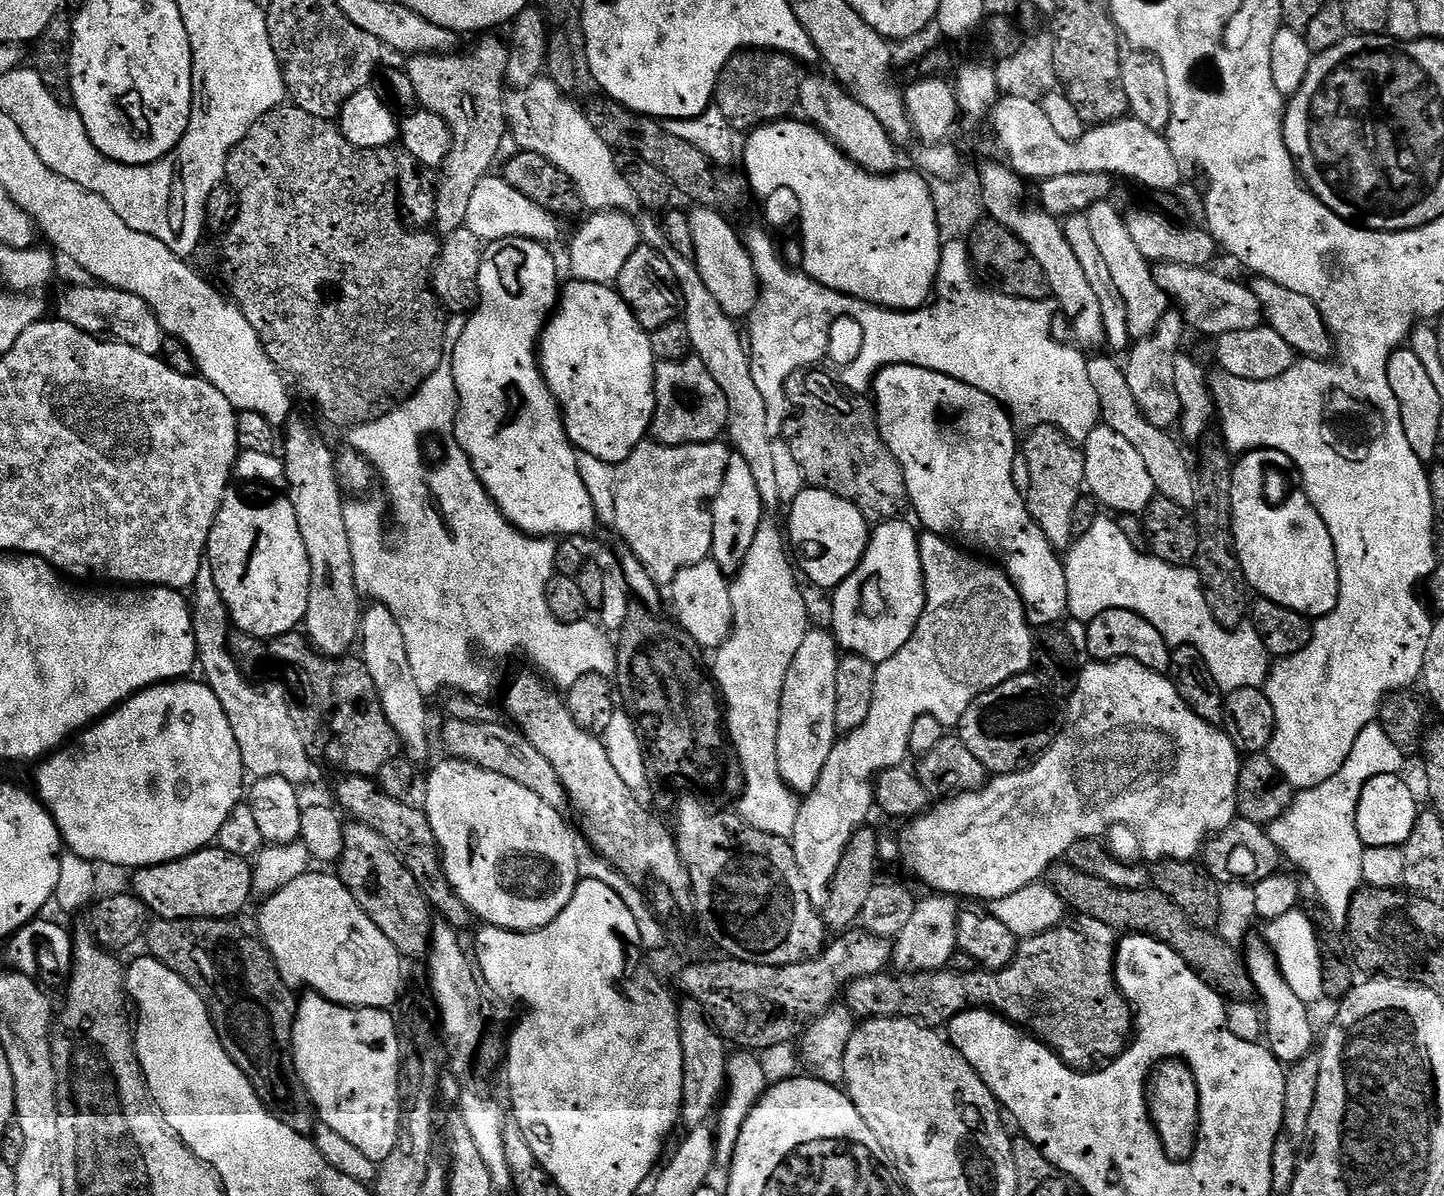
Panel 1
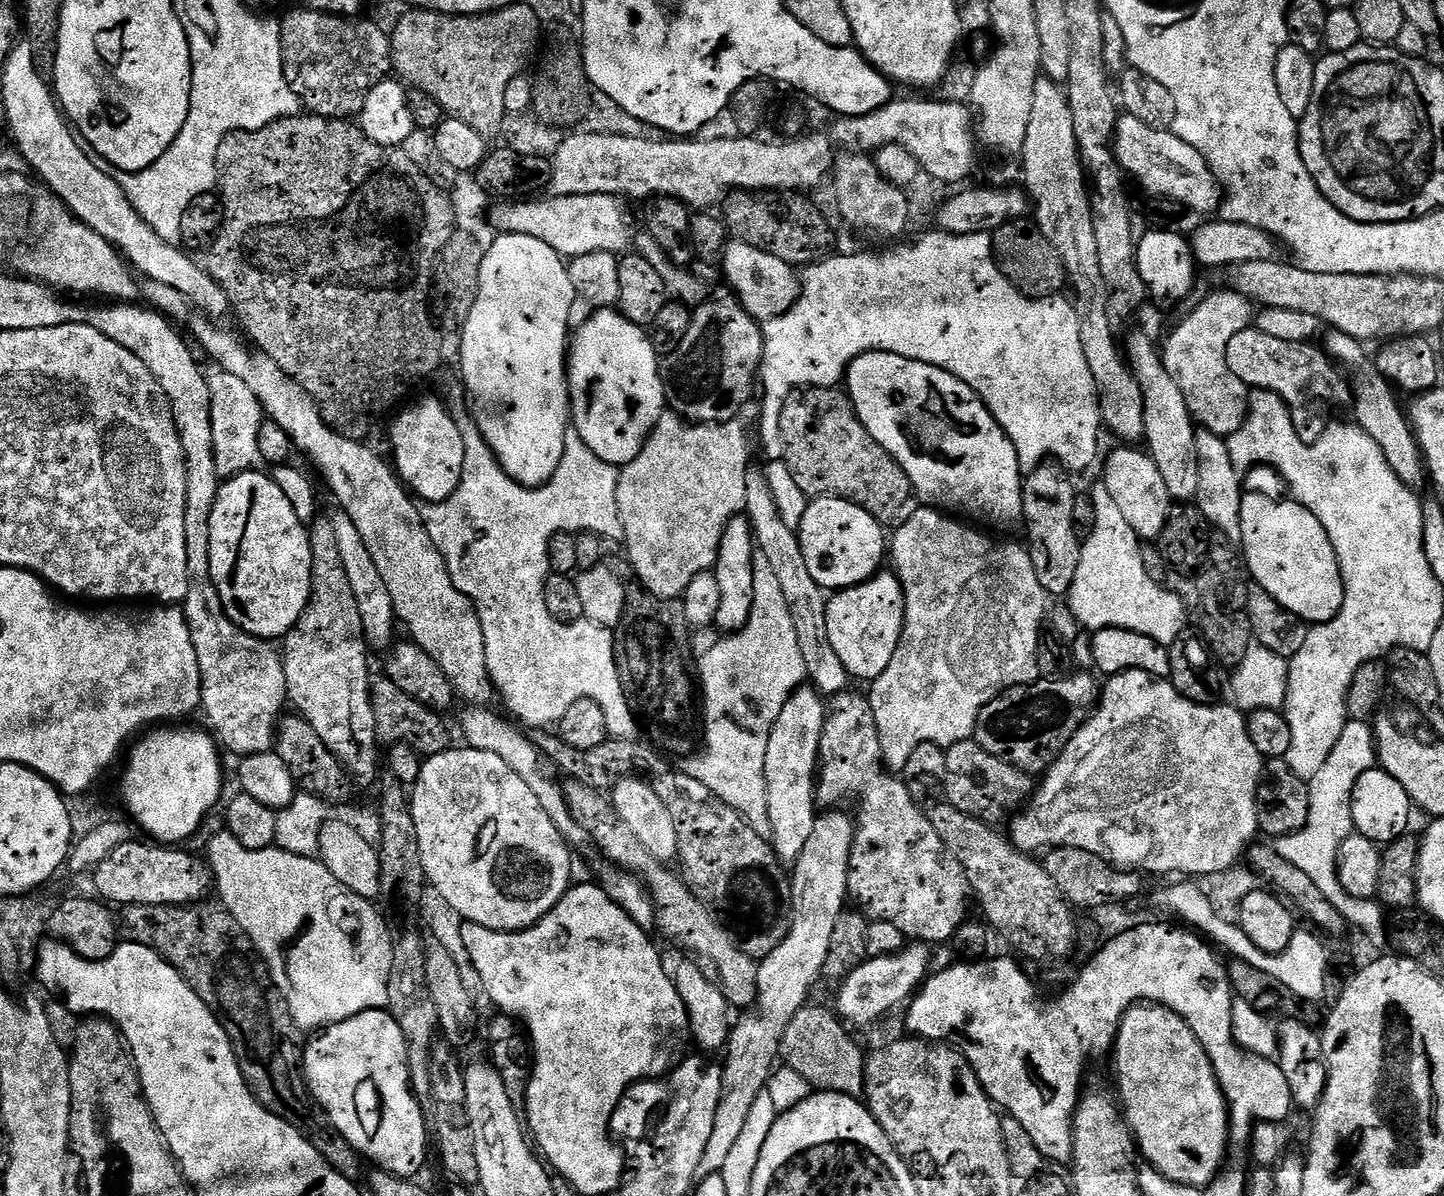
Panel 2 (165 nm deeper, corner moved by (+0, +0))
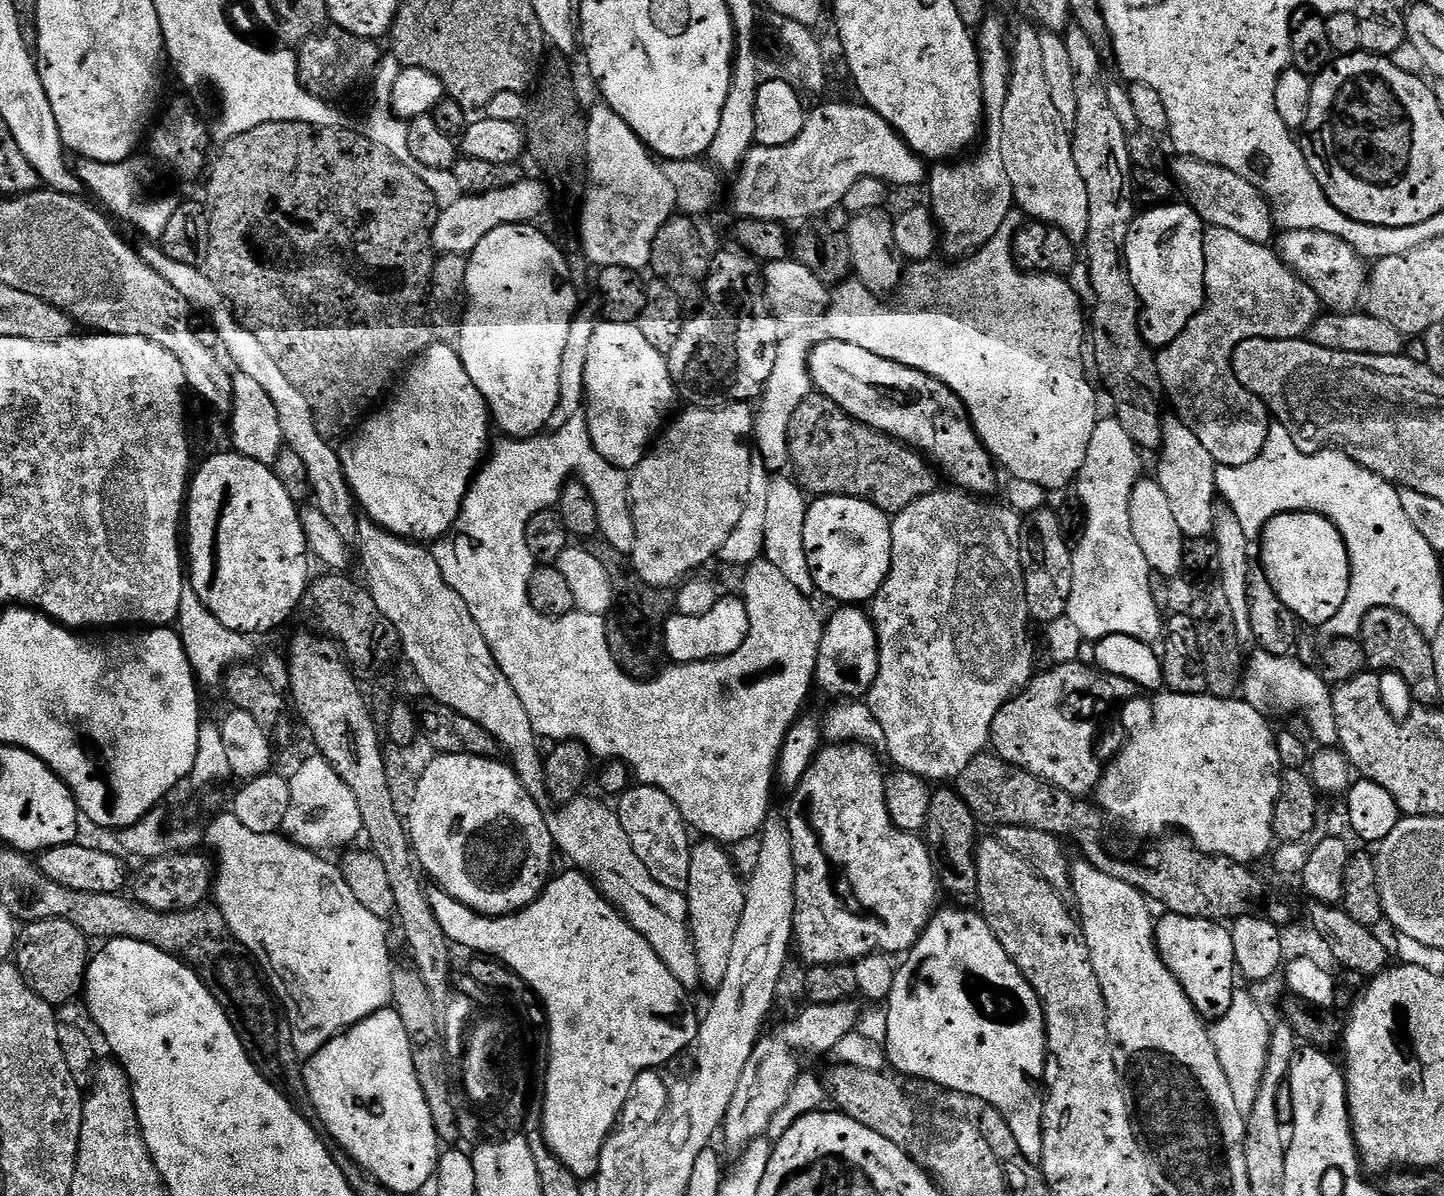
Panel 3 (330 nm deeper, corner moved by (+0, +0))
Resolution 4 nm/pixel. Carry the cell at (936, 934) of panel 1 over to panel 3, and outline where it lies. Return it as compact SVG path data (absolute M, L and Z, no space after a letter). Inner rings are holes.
M852 1000L837 1004L809 1003L807 1007L790 1024L777 1032L769 1031L757 1040L750 1062L746 1062L746 1070L742 1070L738 1090L734 1090L734 1098L730 1098L730 1110L726 1110L722 1125L722 1140L724 1136L730 1147L744 1150L767 1133L774 1116L786 1106L791 1088L802 1075L800 1052L809 1052L812 1056L831 1053L842 1038L857 1031L856 1019L860 1016L860 1008Z

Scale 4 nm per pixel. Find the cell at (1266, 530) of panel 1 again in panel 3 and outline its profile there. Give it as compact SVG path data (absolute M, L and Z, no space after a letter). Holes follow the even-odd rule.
M1283 512L1268 522L1260 542L1259 563L1274 586L1274 594L1286 602L1297 621L1323 626L1342 610L1352 571L1346 542L1334 522L1317 512Z

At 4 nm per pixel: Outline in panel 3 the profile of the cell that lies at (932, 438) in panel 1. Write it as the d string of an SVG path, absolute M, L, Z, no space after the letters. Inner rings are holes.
M824 340L813 347L808 354L808 372L819 395L830 397L845 414L854 417L858 422L916 449L926 457L929 464L935 466L941 473L944 471L956 483L953 485L957 489L969 494L992 494L988 492L995 490L998 468L992 455L984 449L984 443L972 427L972 421L968 419L968 410L956 396L956 392L950 390L950 386L946 386L938 378L922 370L902 366L898 362L878 358L878 354L870 354L870 350L862 350L862 346L837 340Z

